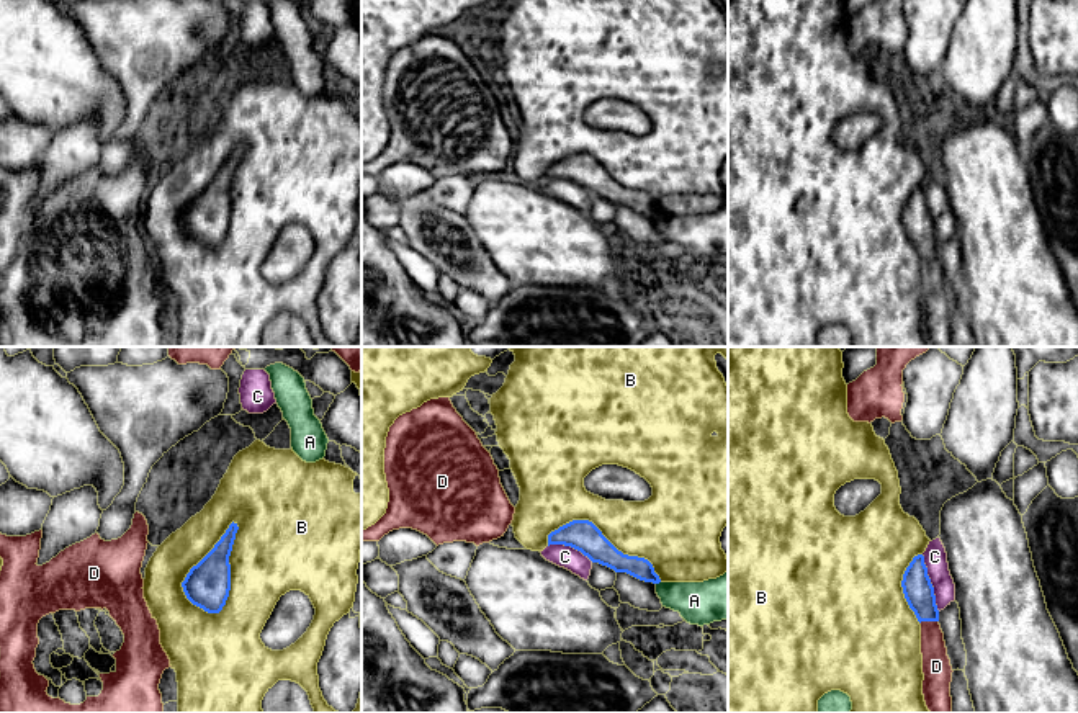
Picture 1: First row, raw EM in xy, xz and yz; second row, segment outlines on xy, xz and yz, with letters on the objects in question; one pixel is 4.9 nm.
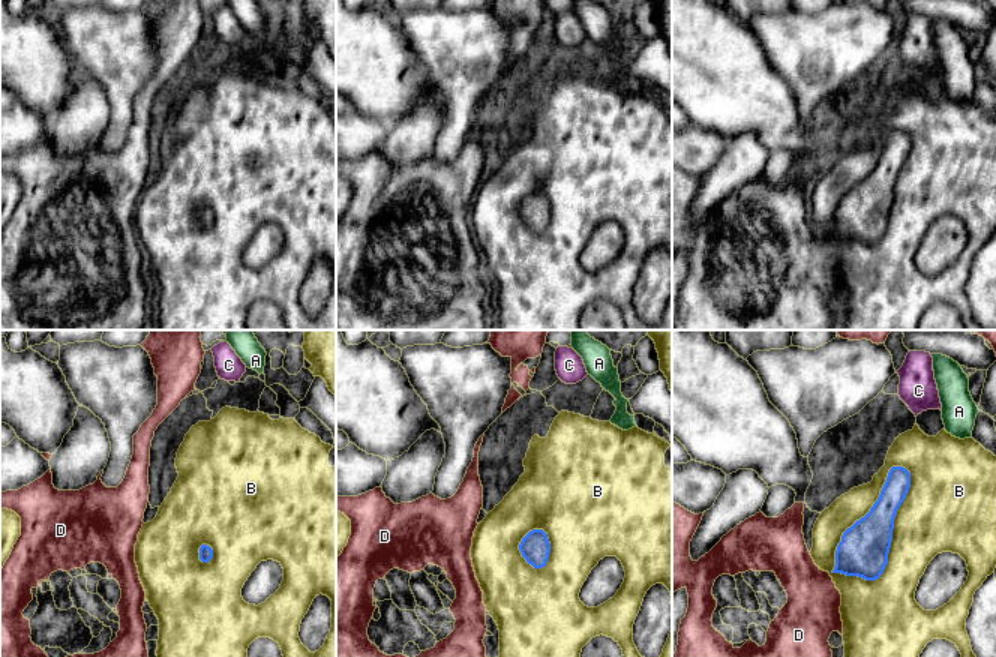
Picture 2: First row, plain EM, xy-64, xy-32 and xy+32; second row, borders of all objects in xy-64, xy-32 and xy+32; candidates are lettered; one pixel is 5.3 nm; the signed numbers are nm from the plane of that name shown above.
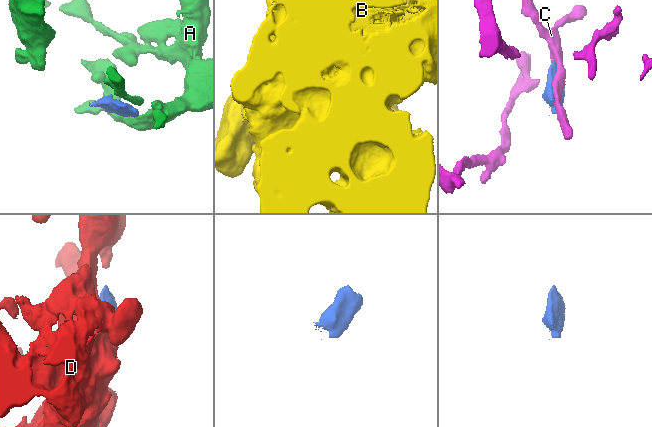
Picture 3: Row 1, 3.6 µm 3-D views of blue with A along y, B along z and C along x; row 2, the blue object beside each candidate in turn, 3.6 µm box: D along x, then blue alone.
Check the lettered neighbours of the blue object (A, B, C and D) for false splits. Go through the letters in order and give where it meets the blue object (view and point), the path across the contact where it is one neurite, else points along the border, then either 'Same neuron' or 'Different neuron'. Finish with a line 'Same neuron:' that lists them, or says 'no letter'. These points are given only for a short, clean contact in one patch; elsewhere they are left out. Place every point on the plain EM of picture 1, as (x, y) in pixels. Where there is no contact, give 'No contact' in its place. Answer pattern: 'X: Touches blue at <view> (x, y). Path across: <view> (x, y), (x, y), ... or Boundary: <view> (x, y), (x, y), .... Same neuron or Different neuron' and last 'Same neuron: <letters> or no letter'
A: Touches blue at xz (658, 216). Boundary: xz (660, 215), (656, 218). Different neuron
B: Touches blue at xy (229, 205). Different neuron
C: Touches blue at yz (929, 216). Different neuron
D: Touches blue at yz (928, 254). Path across: yz (918, 224), (928, 254), (936, 300). Same neuron
Same neuron: D

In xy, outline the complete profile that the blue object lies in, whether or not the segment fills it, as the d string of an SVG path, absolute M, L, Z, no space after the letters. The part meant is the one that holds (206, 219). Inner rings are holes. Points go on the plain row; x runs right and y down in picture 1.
M232 155L214 182L190 203L182 216L186 232L208 247L219 247L229 231L229 190L237 164L237 157Z

